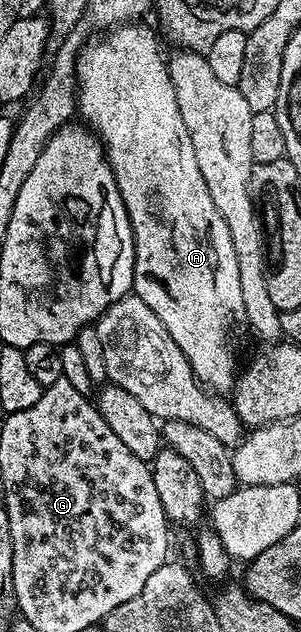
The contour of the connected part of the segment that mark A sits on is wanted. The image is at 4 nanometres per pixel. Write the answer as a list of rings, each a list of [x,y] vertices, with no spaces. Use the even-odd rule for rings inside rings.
[[[122,25],[104,32],[105,39],[97,39],[94,43],[86,42],[82,46],[77,57],[77,73],[75,76],[75,90],[77,92],[77,108],[84,122],[94,132],[101,131],[133,131],[129,135],[129,191],[124,196],[125,212],[129,215],[129,223],[133,229],[133,244],[135,245],[135,269],[133,270],[133,291],[140,293],[141,299],[149,305],[149,308],[163,321],[167,333],[171,333],[171,339],[187,357],[191,365],[194,377],[201,385],[204,385],[213,393],[232,392],[233,384],[237,382],[239,363],[237,367],[237,343],[233,338],[242,330],[246,330],[245,310],[243,309],[243,292],[239,285],[239,261],[235,259],[235,245],[231,243],[231,233],[227,229],[227,221],[219,215],[219,209],[215,209],[215,201],[211,201],[211,193],[207,193],[207,181],[203,181],[203,173],[199,173],[199,161],[195,161],[195,148],[190,145],[191,133],[184,131],[183,113],[179,113],[179,101],[175,93],[175,85],[171,85],[169,76],[169,64],[166,56],[161,56],[161,47],[157,44],[157,35],[149,27],[137,27],[141,25]],[[105,91],[113,91],[117,100],[113,103],[113,115],[105,115]],[[177,149],[183,150],[185,155],[177,155]]]

